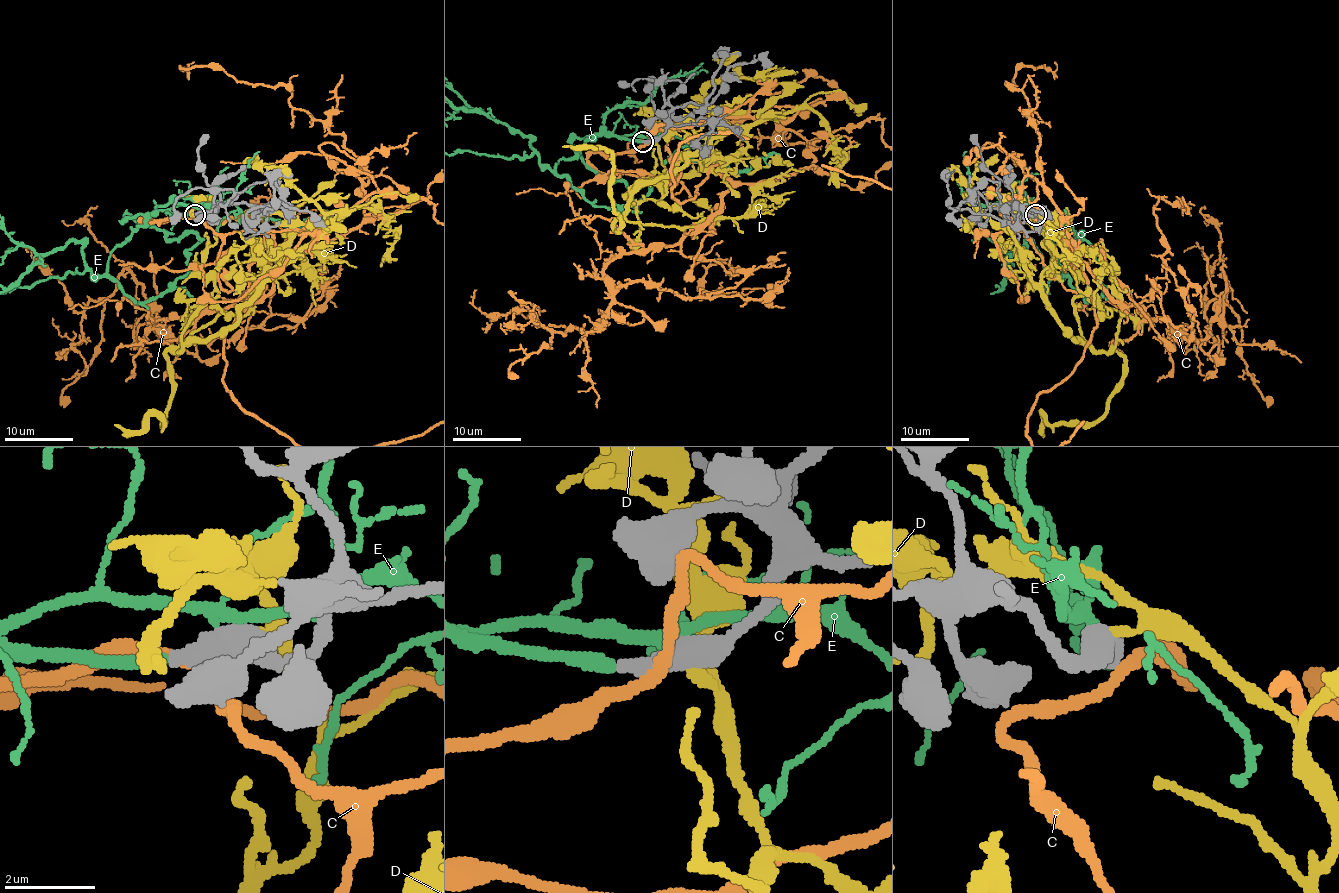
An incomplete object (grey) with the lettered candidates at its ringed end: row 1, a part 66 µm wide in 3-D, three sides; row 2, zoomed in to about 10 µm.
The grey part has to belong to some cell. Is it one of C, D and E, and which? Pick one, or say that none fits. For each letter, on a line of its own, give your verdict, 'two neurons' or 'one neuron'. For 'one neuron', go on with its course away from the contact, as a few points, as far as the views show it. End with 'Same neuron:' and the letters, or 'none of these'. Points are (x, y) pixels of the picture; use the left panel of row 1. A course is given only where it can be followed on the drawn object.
C: two neurons
D: two neurons
E: one neuron
Same neuron: E

